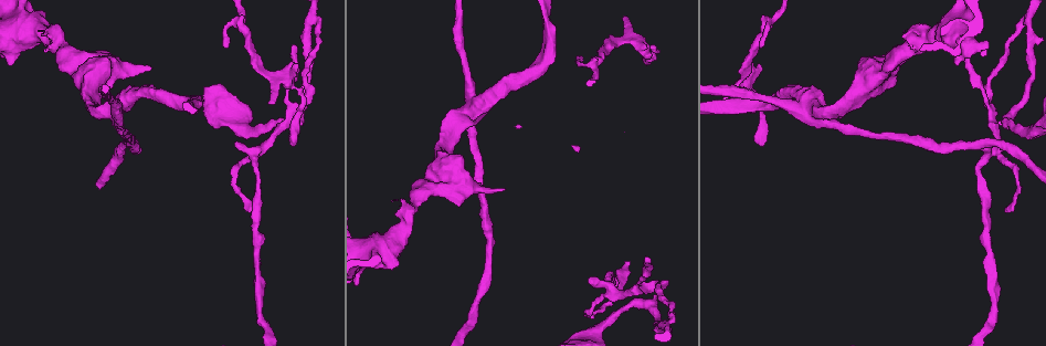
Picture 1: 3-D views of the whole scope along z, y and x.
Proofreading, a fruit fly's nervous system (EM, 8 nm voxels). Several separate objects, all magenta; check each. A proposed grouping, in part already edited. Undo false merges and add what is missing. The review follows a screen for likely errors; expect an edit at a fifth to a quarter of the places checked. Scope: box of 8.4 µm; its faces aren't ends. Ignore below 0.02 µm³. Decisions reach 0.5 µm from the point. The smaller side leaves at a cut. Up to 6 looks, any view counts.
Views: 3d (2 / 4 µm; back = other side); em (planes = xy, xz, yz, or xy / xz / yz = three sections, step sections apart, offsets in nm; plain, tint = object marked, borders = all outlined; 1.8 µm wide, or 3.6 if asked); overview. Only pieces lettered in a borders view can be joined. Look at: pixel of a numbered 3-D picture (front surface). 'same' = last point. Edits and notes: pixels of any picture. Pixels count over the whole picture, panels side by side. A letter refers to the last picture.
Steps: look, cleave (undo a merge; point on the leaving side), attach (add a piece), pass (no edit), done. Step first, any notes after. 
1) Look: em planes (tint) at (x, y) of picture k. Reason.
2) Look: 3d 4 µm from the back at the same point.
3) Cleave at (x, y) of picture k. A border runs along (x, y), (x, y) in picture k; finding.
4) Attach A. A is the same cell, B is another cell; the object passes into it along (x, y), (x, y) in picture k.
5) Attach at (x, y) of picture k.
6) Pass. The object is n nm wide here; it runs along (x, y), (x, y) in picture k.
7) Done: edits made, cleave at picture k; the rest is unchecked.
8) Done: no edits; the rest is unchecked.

Look: em 3.6 µm planes (borders) at (14, 44) of picture 1. Sharp bend.

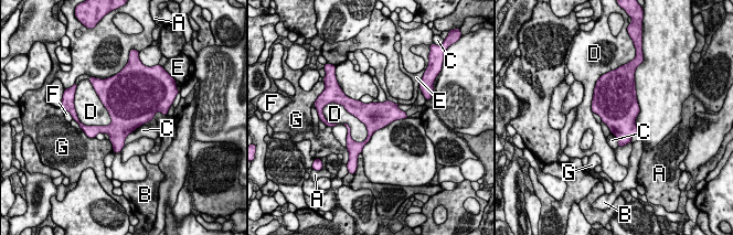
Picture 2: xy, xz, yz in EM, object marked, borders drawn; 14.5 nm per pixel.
Pass. The longest contact is with D, 700 nm; A, B, C, D, E, F and G are other cells; a border runs along (337, 103), (365, 126), (362, 142) in picture 2; continuous, no second neuron.

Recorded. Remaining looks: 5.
Look: 3d 4 µm at (438, 188) of picture 1. Arms part here.

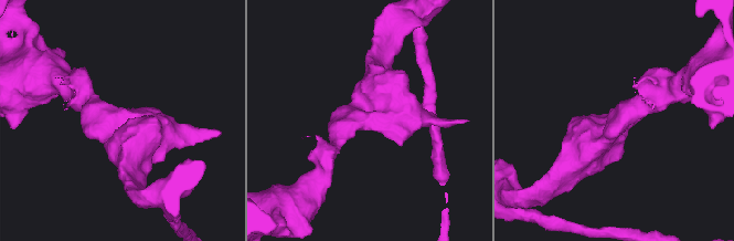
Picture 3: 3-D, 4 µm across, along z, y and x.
Look: em planes (tint) at (370, 122) of picture 3.

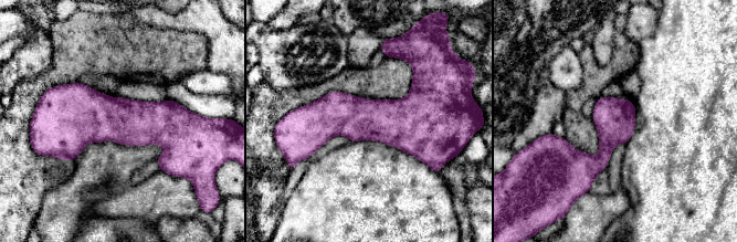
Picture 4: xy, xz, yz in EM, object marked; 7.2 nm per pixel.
Look: em planes (borders) at the same point.

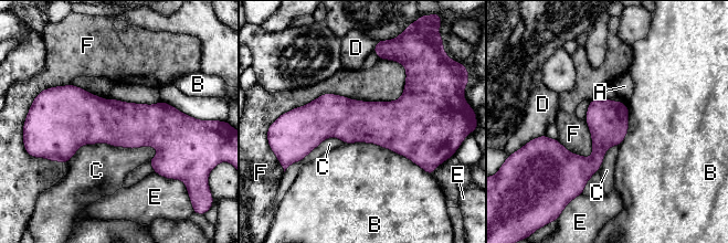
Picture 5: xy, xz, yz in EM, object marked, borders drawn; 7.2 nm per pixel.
Pass. A, B, C, D, E and F are other cells; a border runs along (345, 143), (375, 143), (423, 170) in picture 5; all the same neuron.

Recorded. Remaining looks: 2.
Look: 3d 2 µm at (229, 46) of picture 1. Branch stops here.

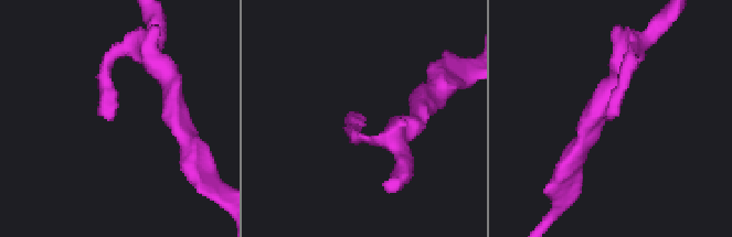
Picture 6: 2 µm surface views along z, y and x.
Look: em planes (borders) at (608, 120) of picture 6.

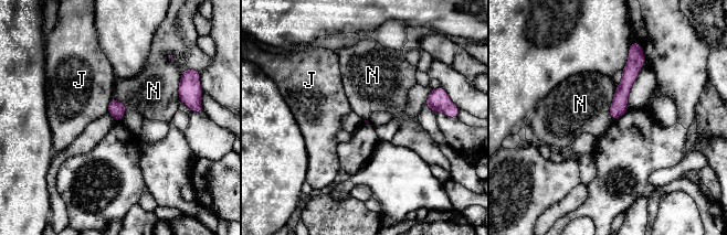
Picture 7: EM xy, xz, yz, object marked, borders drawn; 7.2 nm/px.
Pass. J and N are other cells; a border runs along (617, 86), (610, 107), (611, 120) in picture 7; no lettered piece goes on from it.

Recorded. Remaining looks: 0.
Done: no edits; the rest is unchecked.

